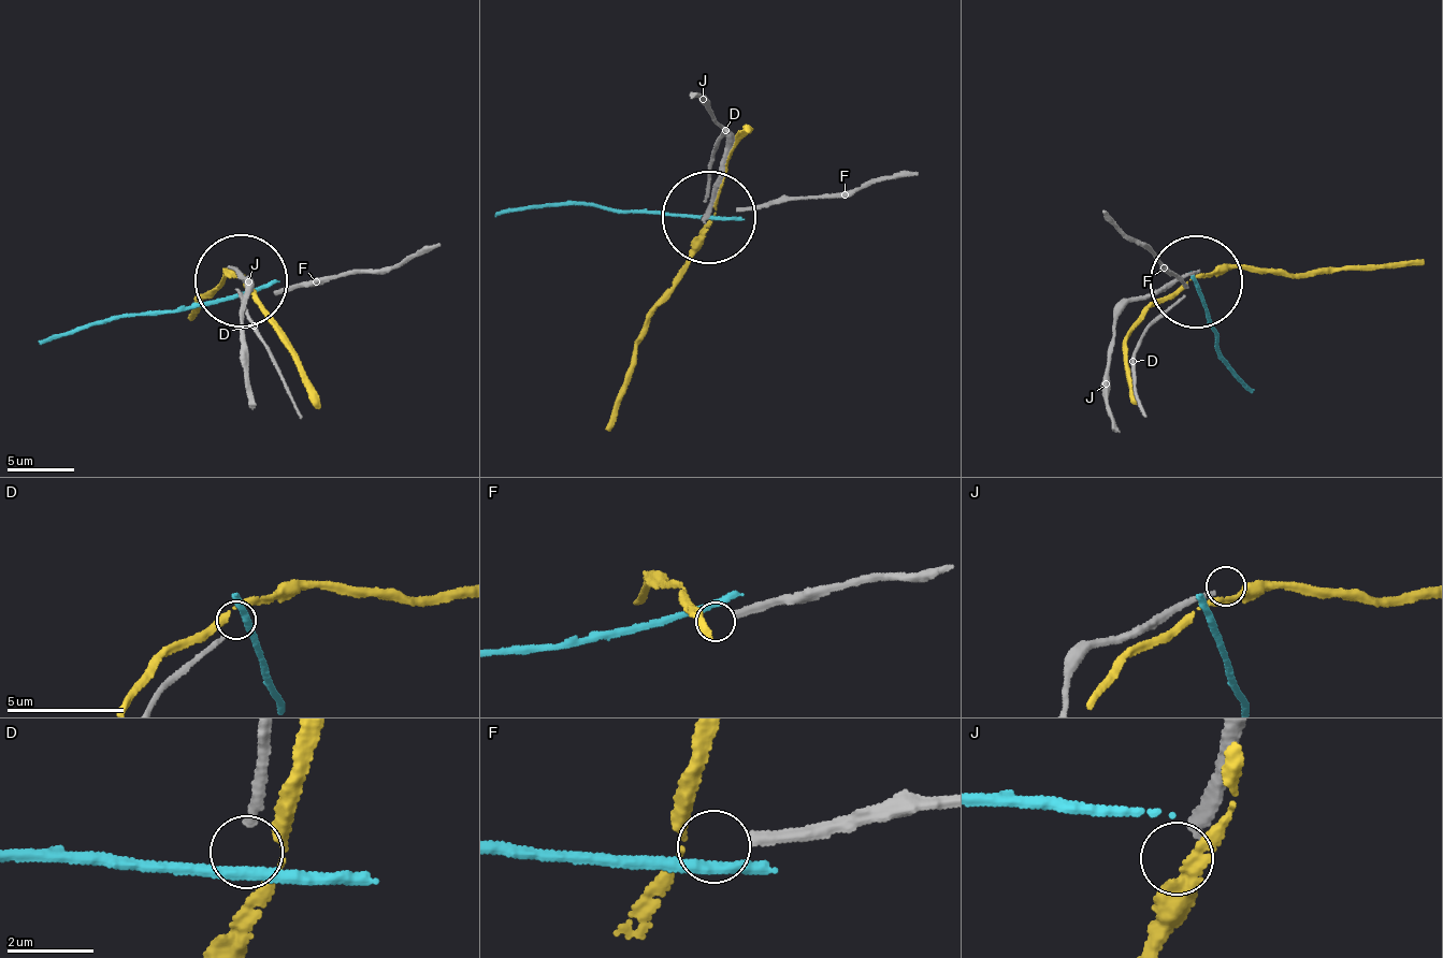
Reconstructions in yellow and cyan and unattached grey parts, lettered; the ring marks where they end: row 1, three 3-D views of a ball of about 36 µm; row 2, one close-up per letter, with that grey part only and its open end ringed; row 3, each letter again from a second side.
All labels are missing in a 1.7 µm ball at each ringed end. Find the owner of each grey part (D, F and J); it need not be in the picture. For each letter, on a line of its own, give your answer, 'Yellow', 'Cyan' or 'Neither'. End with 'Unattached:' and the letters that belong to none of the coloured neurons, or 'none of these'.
D: Neither
F: Neither
J: Neither
Unattached: D, F, J

